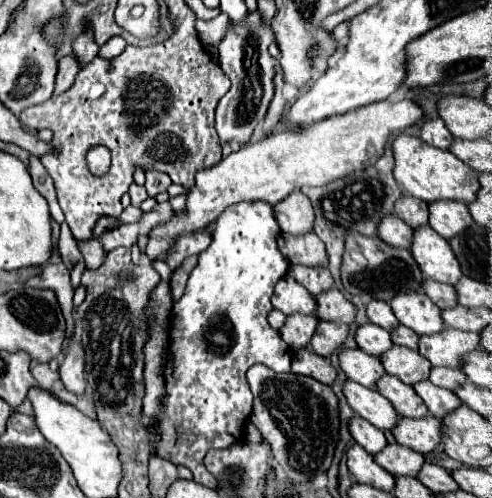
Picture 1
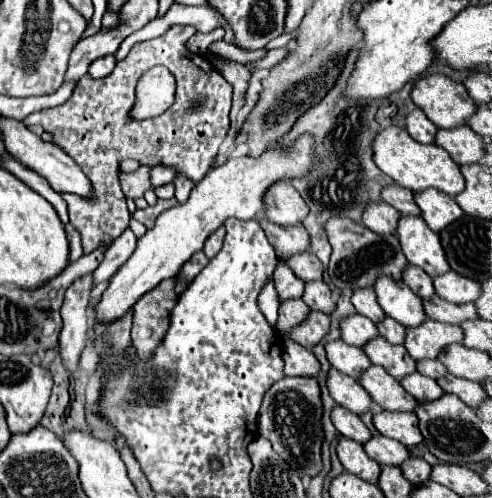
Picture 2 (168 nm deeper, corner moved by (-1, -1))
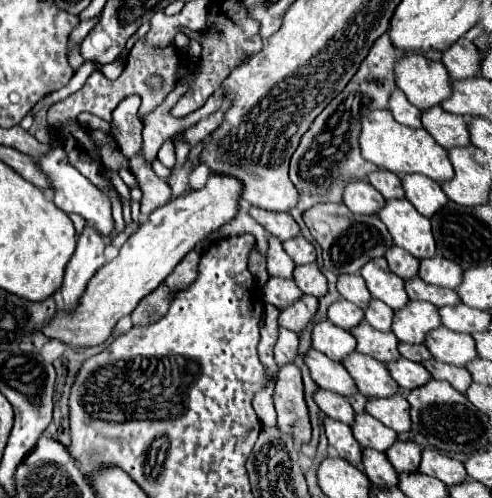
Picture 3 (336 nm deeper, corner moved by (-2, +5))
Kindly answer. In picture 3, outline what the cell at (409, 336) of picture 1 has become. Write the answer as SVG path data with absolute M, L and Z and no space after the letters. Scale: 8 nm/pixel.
M371 299L369 307L365 309L365 321L379 329L379 331L391 331L391 321L393 321L393 309L389 309L385 303Z

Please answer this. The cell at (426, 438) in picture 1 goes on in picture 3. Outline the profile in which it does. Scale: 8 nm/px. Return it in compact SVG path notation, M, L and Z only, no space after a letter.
M395 393L385 399L369 399L365 405L365 411L397 433L409 431L411 427L409 403L401 393Z

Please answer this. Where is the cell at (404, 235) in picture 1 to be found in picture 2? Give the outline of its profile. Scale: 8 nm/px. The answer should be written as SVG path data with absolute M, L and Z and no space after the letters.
M380 201L380 203L370 203L366 207L362 223L378 235L396 235L398 219L400 219L400 213L388 203Z

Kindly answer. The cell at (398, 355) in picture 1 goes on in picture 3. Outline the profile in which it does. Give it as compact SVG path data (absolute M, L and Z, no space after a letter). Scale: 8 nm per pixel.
M361 321L361 325L353 327L349 333L357 339L357 349L355 351L359 351L359 353L371 355L381 363L389 363L389 361L395 361L395 359L401 357L397 353L399 339L393 337L393 333L377 331L365 321Z

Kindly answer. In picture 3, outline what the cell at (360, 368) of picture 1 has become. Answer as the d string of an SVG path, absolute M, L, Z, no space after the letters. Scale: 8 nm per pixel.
M319 321L313 325L311 331L311 345L313 349L325 353L333 361L341 361L347 353L355 351L357 341L353 335L341 327L335 327L331 321Z

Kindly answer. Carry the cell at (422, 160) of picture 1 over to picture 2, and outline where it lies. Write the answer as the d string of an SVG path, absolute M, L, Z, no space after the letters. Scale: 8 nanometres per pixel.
M388 127L388 129L380 131L376 135L376 141L374 141L372 149L374 149L376 165L388 177L392 177L400 187L406 187L406 189L410 189L414 193L434 187L434 189L454 197L460 191L464 191L464 187L466 187L464 175L460 173L460 167L450 159L450 155L442 147L438 147L434 143L432 145L422 145L416 139L412 139L406 129Z

